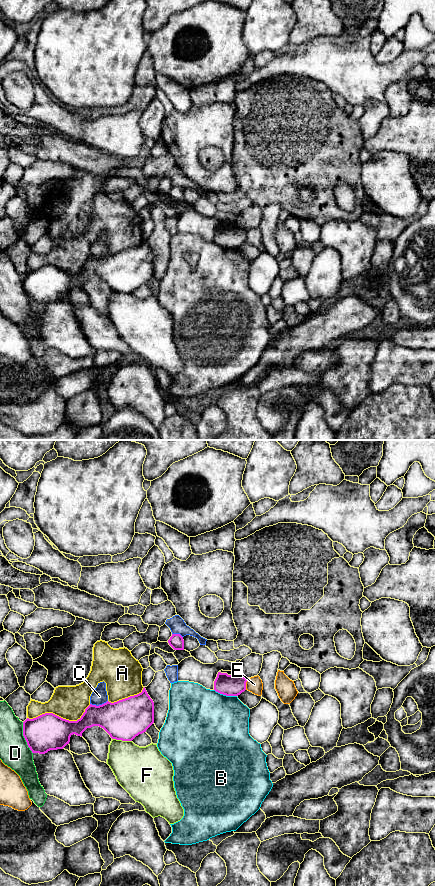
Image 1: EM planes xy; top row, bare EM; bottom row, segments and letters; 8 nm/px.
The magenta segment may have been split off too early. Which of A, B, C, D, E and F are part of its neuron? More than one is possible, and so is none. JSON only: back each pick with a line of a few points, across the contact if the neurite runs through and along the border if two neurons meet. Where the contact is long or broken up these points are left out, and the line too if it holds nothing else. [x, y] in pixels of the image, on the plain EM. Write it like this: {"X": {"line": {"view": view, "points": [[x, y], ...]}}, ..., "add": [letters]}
{"add": []}

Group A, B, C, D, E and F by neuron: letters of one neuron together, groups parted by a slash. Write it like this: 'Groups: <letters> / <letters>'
Groups: A / B / C / D / E / F

